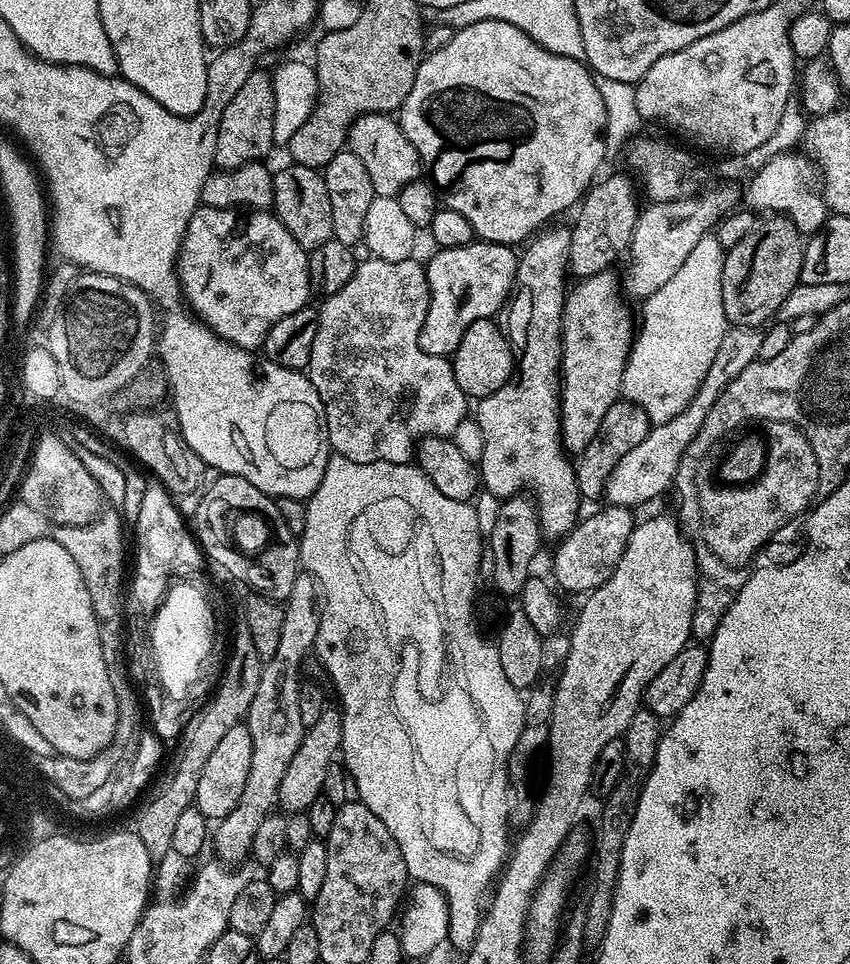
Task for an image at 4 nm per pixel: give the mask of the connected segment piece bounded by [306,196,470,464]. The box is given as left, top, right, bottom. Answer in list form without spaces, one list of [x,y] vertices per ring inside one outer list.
[[[376,196],[370,202],[370,210],[366,210],[366,226],[364,227],[363,247],[368,247],[380,260],[363,260],[357,263],[353,277],[346,282],[346,286],[336,293],[329,295],[324,300],[324,305],[319,305],[318,334],[314,334],[314,346],[310,348],[310,362],[306,369],[309,382],[318,390],[318,398],[324,407],[324,427],[331,451],[337,456],[350,458],[350,462],[394,462],[407,464],[413,459],[417,443],[425,436],[447,436],[452,438],[458,430],[459,424],[466,419],[470,412],[470,400],[458,386],[454,378],[454,370],[449,357],[426,354],[419,348],[418,334],[422,330],[422,322],[426,322],[426,310],[430,306],[430,290],[428,289],[428,269],[423,263],[408,260],[416,248],[418,229],[410,218],[398,206],[394,196]]]

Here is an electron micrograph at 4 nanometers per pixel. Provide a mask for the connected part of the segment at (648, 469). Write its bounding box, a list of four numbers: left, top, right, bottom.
[603,327,761,509]

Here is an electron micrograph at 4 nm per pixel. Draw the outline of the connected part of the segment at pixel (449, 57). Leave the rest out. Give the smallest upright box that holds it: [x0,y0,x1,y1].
[398,20,606,246]

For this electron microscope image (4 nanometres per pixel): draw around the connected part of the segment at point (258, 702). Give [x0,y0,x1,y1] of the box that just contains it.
[210,570,322,866]

